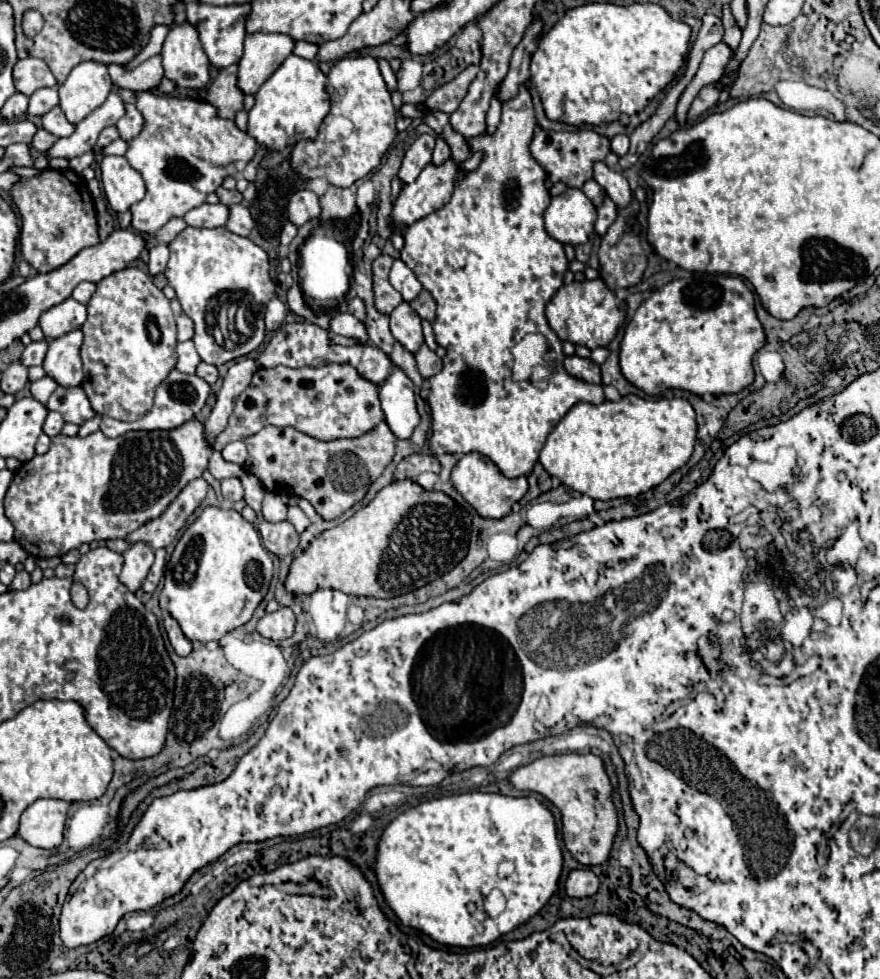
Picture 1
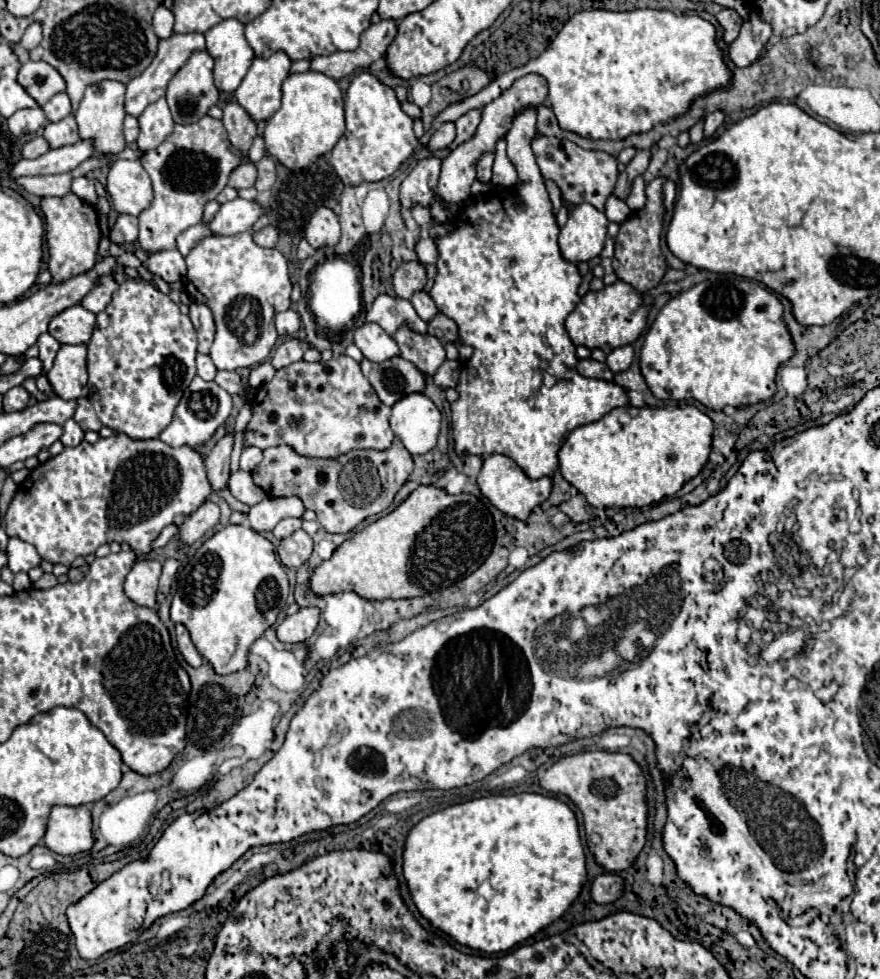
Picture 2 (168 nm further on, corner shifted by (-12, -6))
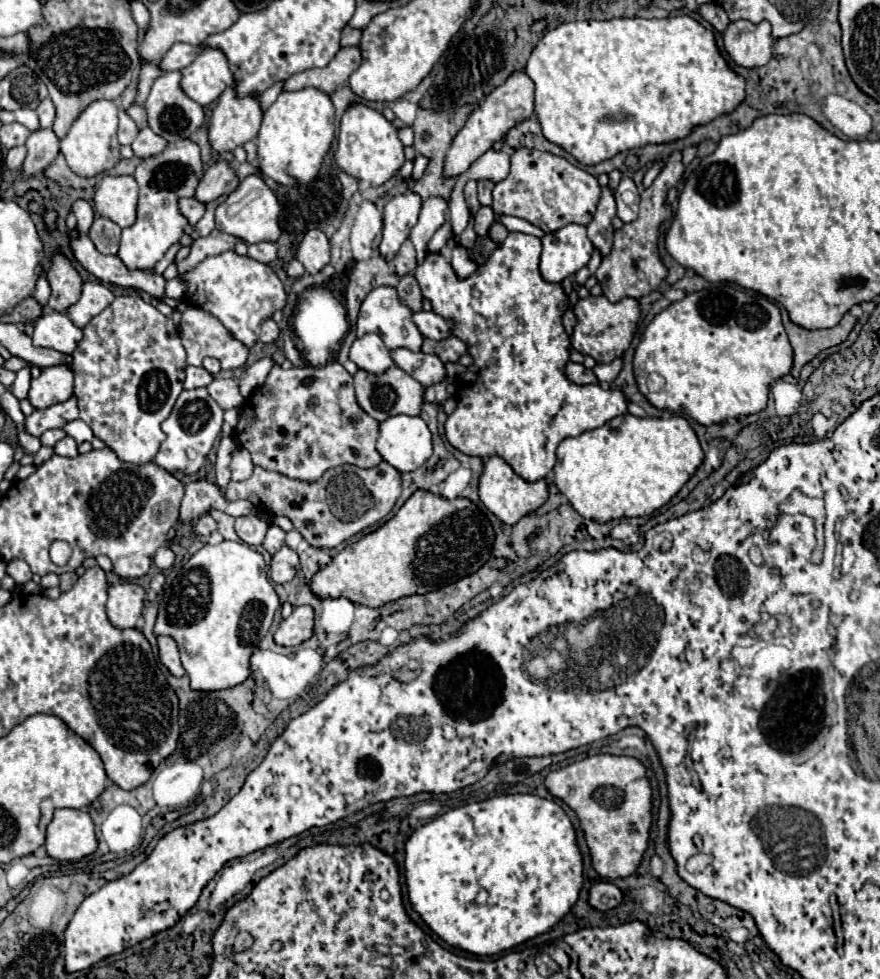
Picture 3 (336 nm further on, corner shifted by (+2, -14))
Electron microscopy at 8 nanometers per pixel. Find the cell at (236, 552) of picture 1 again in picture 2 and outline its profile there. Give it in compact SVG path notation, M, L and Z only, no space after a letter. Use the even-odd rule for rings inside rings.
M229 524L215 532L195 556L187 562L181 576L177 578L177 592L171 604L171 620L181 622L203 658L207 658L215 672L231 674L247 666L249 646L277 620L279 610L285 606L289 594L289 578L275 556L275 546L245 524Z

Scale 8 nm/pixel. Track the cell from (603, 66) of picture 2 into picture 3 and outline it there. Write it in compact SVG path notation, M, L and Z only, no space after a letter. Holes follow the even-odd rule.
M691 16L561 24L535 46L525 72L535 85L534 112L539 116L543 136L587 166L645 144L667 144L685 138L695 126L733 112L745 98L745 80L729 68L713 32Z

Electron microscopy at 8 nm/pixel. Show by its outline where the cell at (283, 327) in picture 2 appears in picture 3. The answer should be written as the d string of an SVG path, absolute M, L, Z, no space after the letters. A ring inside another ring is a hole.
M267 320L261 328L261 342L275 342L279 338L279 326L273 320Z

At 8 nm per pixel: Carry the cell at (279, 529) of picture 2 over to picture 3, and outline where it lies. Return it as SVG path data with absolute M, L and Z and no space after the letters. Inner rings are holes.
M269 526L267 530L267 536L265 536L265 542L263 542L263 548L269 552L269 554L275 554L281 546L285 544L285 532L279 528L279 526Z

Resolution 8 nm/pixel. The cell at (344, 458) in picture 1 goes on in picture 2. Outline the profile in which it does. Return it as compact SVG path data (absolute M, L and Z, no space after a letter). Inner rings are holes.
M395 438L391 448L387 450L349 450L347 454L341 454L339 458L309 458L309 456L297 454L291 446L281 444L281 446L271 446L263 450L263 460L253 470L253 480L269 496L299 496L305 508L317 514L317 522L327 532L345 534L345 532L351 532L367 516L381 514L393 502L393 496L403 486L411 470L413 470L411 454L407 452L407 448L403 448L399 438Z

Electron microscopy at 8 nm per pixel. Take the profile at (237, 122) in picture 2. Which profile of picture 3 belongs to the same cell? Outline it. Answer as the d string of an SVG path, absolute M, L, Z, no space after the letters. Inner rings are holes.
M219 160L213 166L209 166L195 190L195 198L201 204L209 204L215 198L233 192L233 188L237 188L239 178L235 174L235 170L229 166L227 160Z

